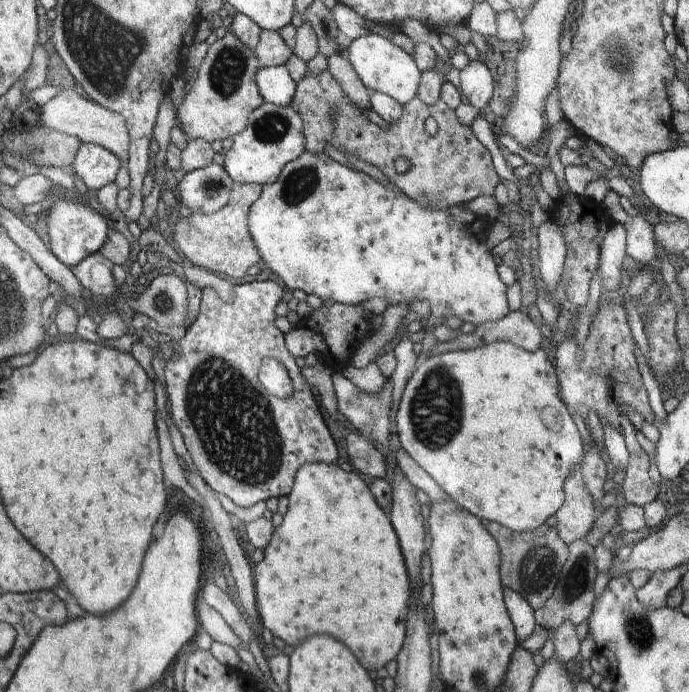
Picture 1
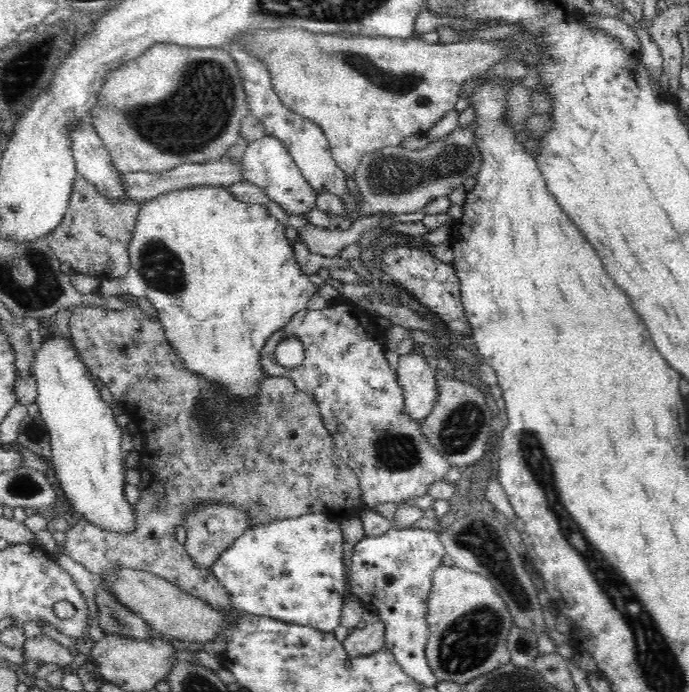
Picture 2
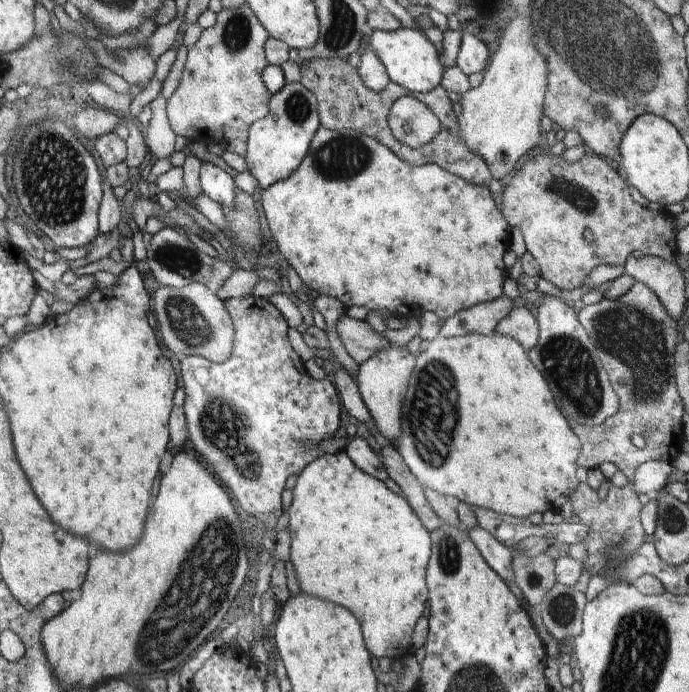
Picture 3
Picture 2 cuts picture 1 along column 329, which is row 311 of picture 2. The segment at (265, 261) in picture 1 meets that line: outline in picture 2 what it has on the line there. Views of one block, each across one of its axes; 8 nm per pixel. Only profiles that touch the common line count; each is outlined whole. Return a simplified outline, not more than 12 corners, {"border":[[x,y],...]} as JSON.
{"border":[[226,187],[140,203],[123,277],[186,370],[252,402],[318,287]]}

